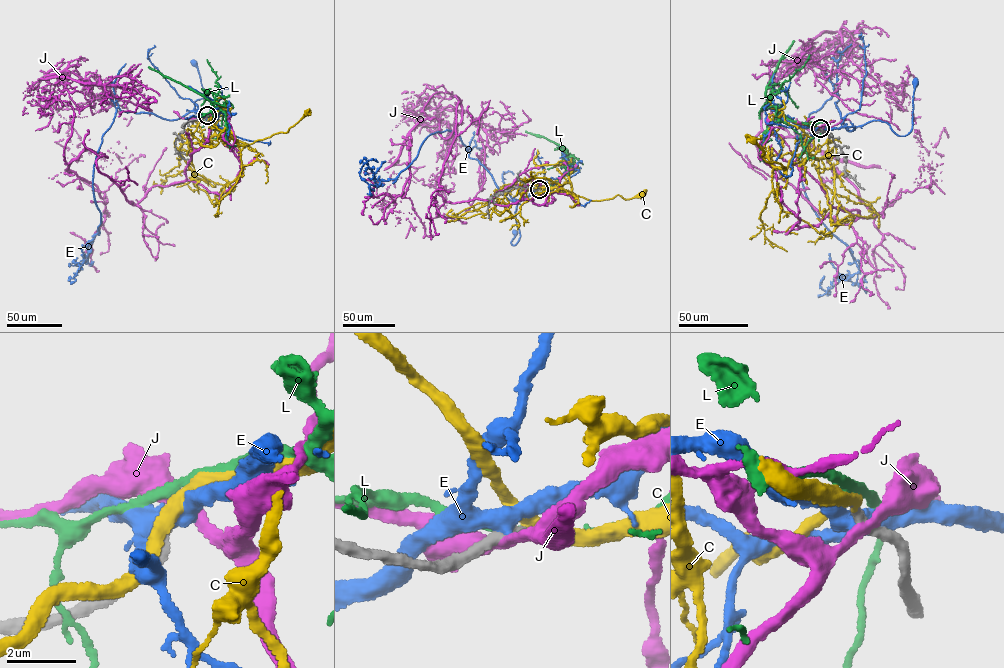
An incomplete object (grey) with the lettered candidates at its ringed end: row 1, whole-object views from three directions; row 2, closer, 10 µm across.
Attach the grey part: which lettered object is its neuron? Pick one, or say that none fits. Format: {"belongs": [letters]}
{"belongs": ["C"]}

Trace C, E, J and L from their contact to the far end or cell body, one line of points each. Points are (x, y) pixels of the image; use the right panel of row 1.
C: (820, 128), (780, 112), (779, 128), (765, 137), (762, 153), (784, 169), (765, 160), (754, 140)
E: (820, 129), (881, 121), (889, 124), (897, 135), (905, 135), (913, 124), (914, 83)
J: (820, 129), (793, 163), (849, 224), (754, 141), (813, 138), (771, 90), (837, 32), (817, 80), (899, 130)
L: (820, 128), (787, 118), (772, 108), (767, 99), (767, 87), (793, 41)

